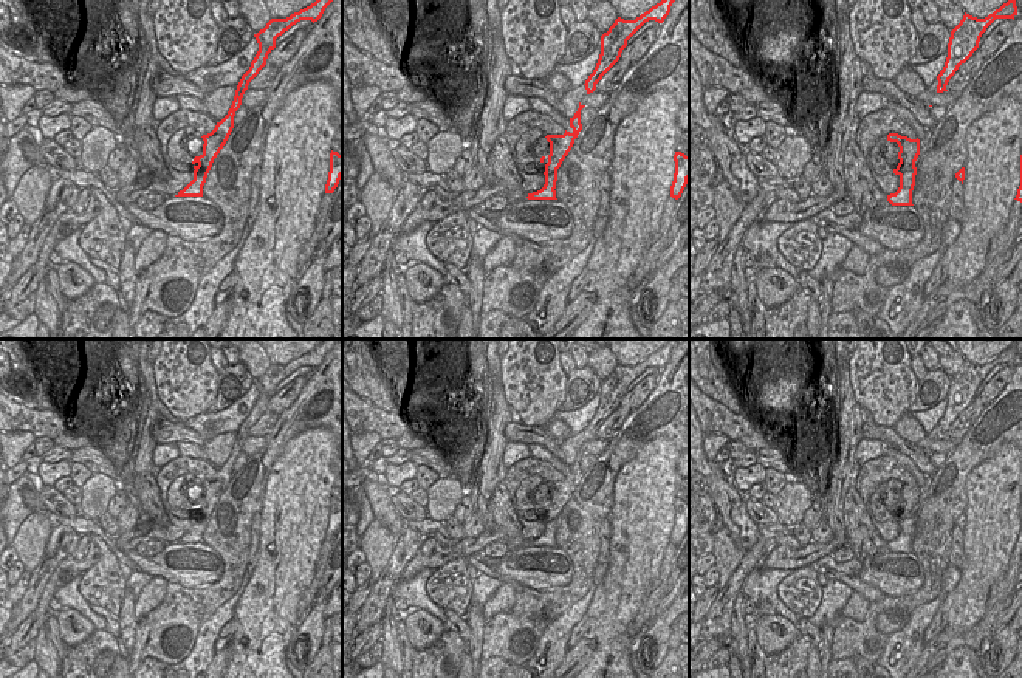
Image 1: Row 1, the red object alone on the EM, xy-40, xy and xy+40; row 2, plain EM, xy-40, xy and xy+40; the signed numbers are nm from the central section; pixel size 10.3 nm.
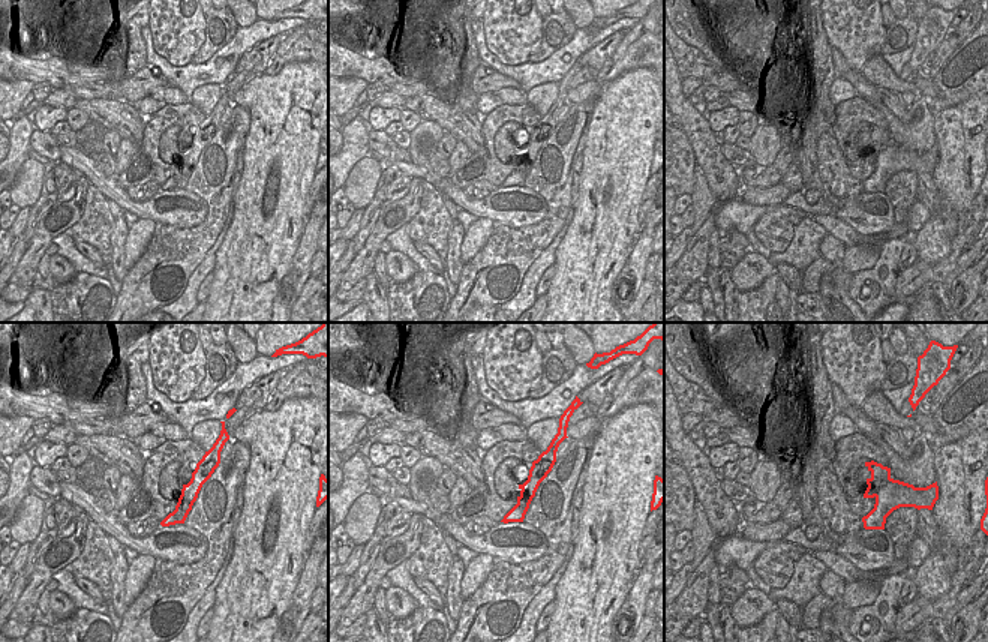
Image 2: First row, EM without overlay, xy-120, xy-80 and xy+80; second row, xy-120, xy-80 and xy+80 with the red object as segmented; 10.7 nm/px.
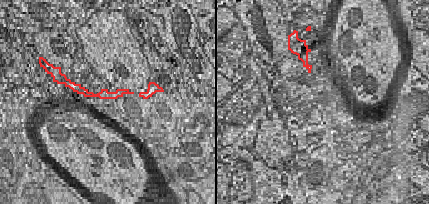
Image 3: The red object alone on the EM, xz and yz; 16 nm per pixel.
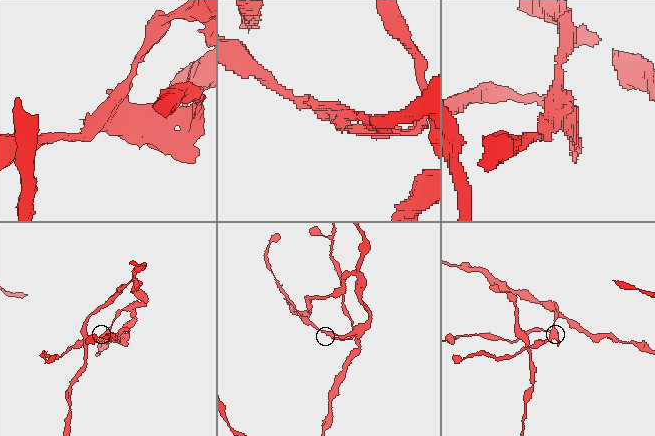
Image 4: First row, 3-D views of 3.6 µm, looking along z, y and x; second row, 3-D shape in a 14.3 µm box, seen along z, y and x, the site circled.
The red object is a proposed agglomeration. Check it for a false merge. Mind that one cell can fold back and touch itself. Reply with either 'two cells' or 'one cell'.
two cells

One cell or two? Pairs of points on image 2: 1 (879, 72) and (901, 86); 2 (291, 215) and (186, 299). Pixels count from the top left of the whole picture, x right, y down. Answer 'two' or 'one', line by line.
1: one
2: two

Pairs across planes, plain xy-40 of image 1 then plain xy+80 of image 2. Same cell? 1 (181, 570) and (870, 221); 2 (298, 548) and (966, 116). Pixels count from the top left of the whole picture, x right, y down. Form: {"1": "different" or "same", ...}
{"1": "same", "2": "same"}

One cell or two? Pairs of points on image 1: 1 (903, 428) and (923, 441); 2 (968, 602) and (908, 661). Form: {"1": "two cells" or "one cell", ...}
{"1": "one cell", "2": "two cells"}

